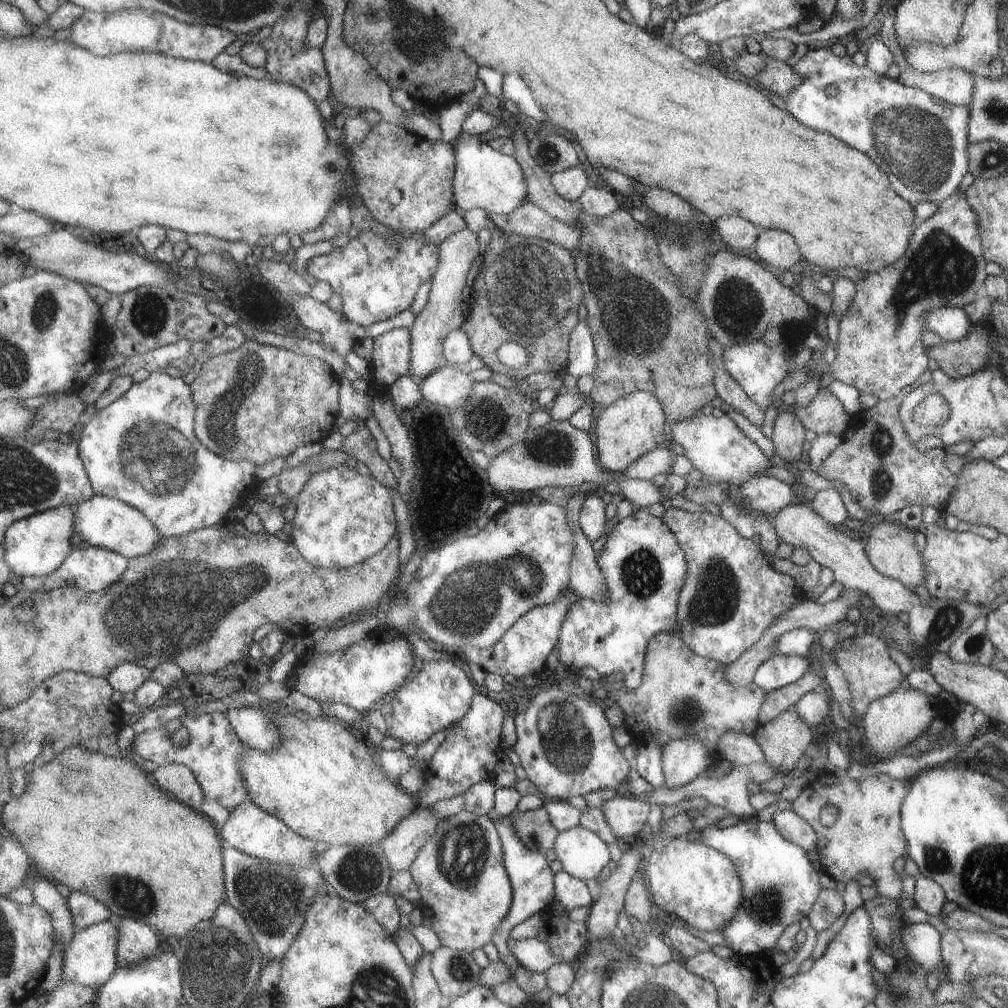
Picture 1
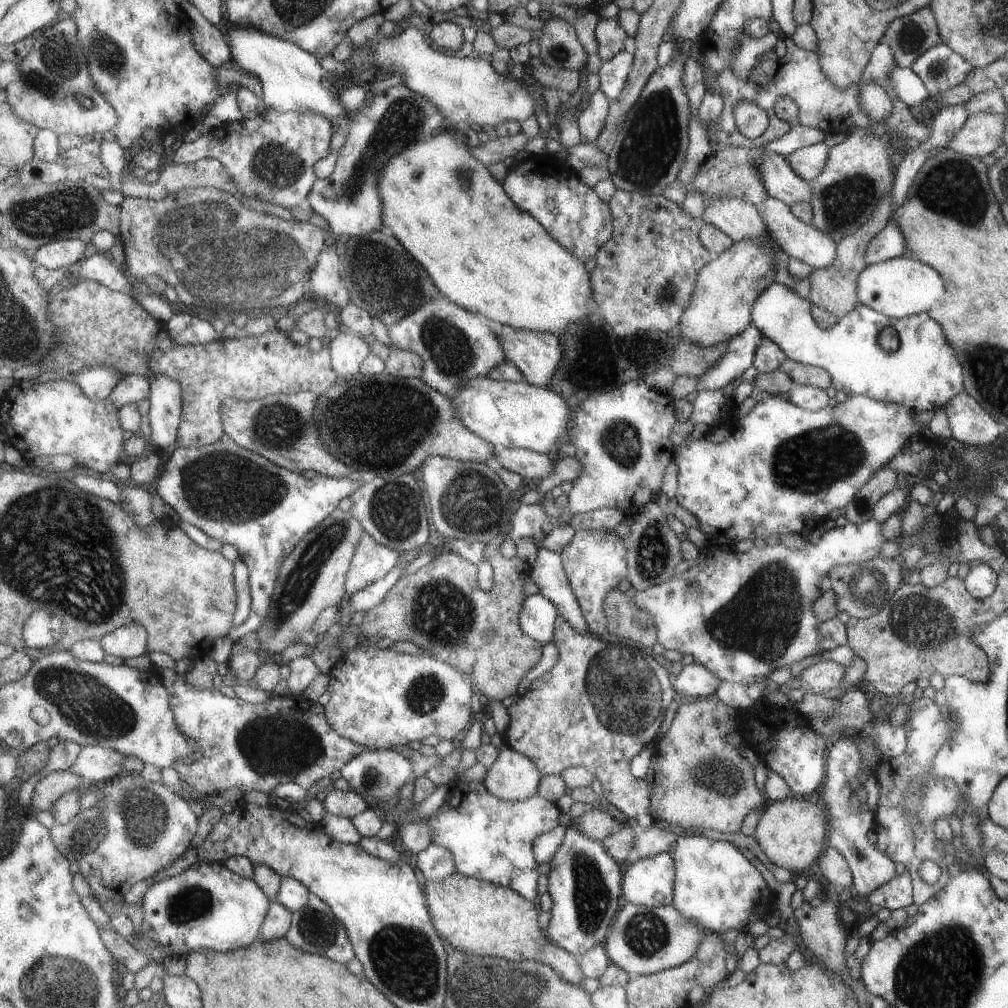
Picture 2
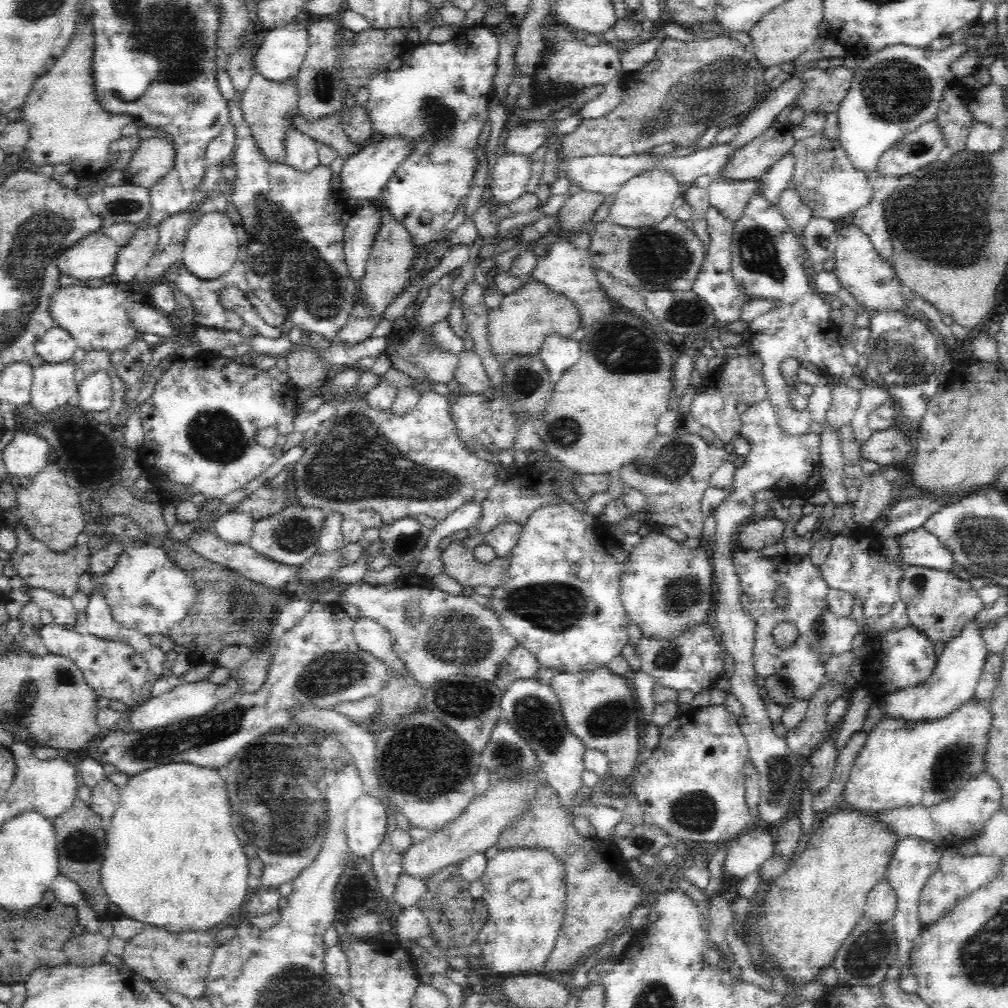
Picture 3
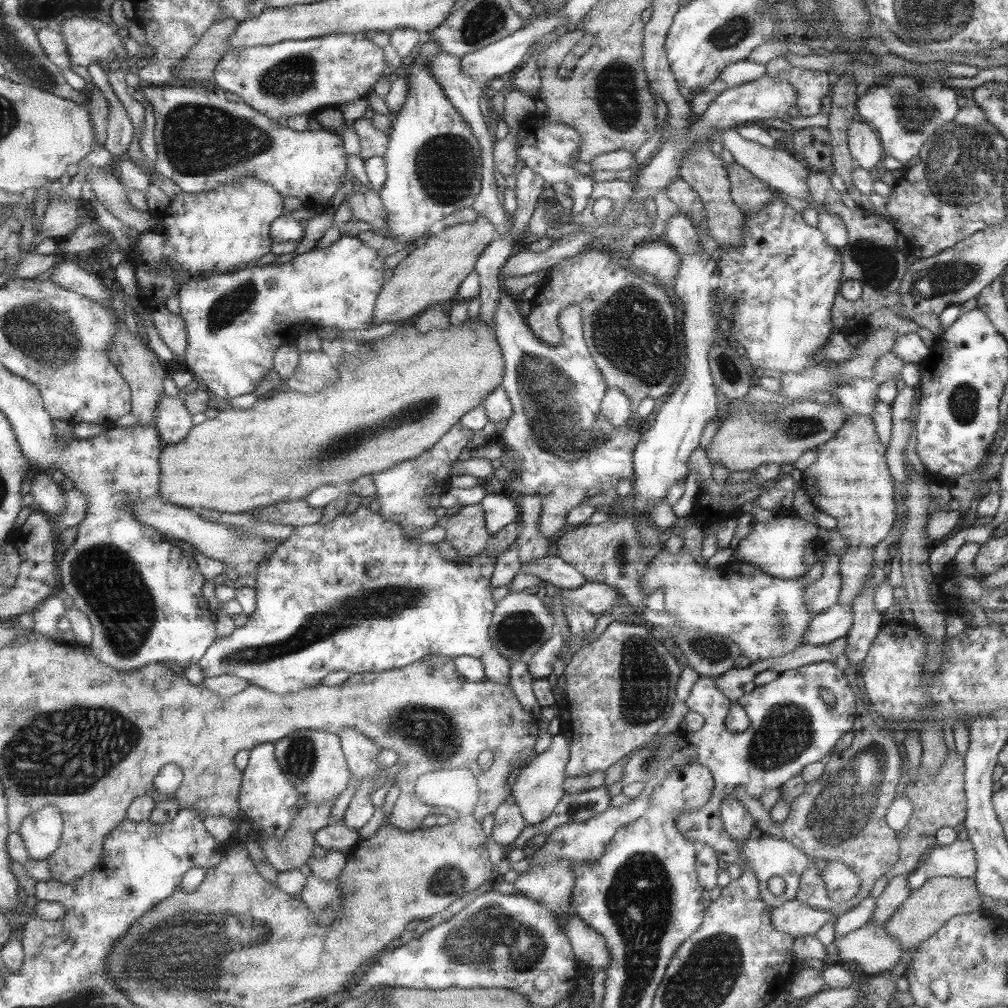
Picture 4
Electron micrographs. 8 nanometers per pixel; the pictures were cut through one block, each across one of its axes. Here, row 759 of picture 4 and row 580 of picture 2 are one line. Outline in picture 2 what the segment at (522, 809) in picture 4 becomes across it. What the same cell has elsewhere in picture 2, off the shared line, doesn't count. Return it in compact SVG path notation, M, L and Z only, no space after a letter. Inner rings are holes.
M540 548L531 563L531 579L539 593L549 600L567 625L577 633L585 633L586 625L579 606L565 577L560 557L555 552Z

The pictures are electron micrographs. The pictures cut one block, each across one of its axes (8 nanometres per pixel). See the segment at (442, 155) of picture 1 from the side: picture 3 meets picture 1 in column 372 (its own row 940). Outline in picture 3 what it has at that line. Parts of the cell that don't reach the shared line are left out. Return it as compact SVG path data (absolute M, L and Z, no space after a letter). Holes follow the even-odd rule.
M145 926L138 934L125 940L124 958L127 967L148 981L155 981L184 998L193 999L205 994L206 978L214 949L213 941L216 930L204 932L184 931L168 932L153 926Z

